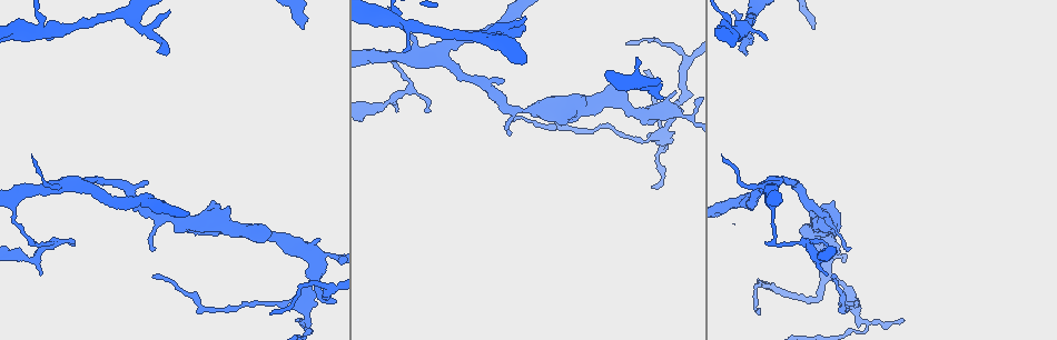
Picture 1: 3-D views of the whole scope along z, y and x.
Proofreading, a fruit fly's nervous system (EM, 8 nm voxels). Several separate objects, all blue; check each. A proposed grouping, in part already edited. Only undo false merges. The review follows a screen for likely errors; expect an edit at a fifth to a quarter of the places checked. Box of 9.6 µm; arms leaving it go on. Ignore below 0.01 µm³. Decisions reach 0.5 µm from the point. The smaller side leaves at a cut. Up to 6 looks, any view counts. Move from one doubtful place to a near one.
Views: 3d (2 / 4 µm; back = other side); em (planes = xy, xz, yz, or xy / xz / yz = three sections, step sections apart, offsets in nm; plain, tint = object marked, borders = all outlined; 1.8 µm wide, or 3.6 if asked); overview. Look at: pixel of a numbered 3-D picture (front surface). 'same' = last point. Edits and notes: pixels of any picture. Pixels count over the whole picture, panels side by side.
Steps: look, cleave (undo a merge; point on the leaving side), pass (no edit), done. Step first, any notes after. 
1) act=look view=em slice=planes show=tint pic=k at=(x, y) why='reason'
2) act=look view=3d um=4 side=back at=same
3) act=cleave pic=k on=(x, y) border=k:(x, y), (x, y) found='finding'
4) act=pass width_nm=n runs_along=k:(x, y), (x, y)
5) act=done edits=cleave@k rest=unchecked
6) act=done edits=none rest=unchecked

act=look view=em slice=planes show=tint pic=1 at=(300, 298) why='branch point'

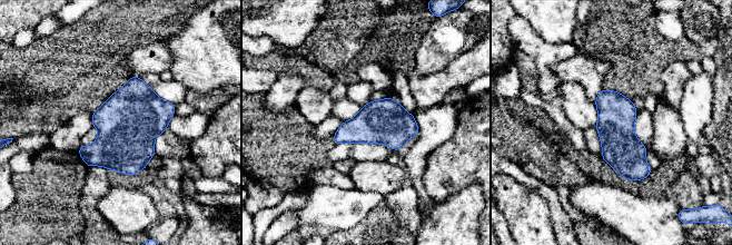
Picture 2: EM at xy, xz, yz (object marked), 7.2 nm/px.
act=pass width_nm=280 found='continuous, no second neuron'

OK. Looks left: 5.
act=look view=em slice=xz step=8 show=tint pic=1 at=(408, 84) why='sharp bend'

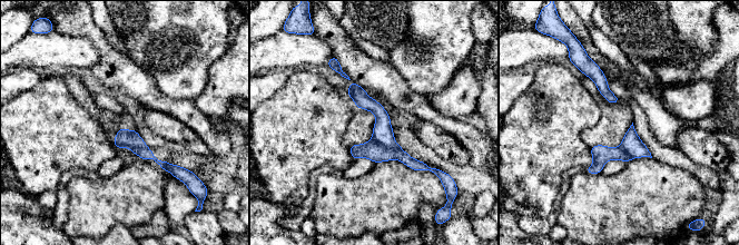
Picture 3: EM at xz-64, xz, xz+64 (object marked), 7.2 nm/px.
act=cleave pic=3 on=(372, 150) border=3:(372, 138), (390, 148), (395, 158) found='two neurons meet here'

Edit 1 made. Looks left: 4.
act=look view=overview

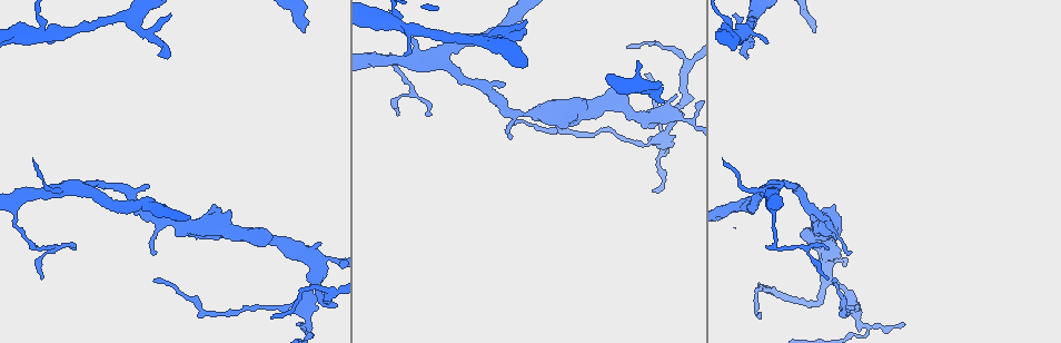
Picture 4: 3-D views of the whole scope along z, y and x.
act=look view=em slice=planes show=borders pic=4 at=(748, 46) why='abrupt turn'

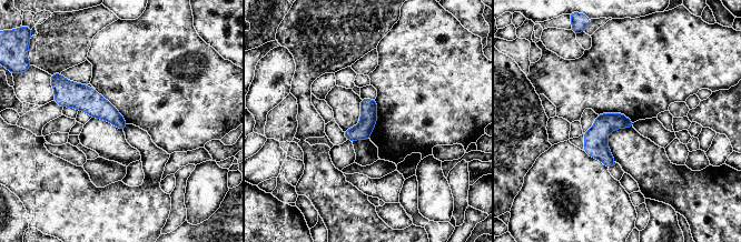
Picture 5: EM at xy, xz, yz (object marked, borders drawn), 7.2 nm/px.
act=pass found='one neuron here'

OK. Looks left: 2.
act=done edits=cleave@3 rest=unchecked

